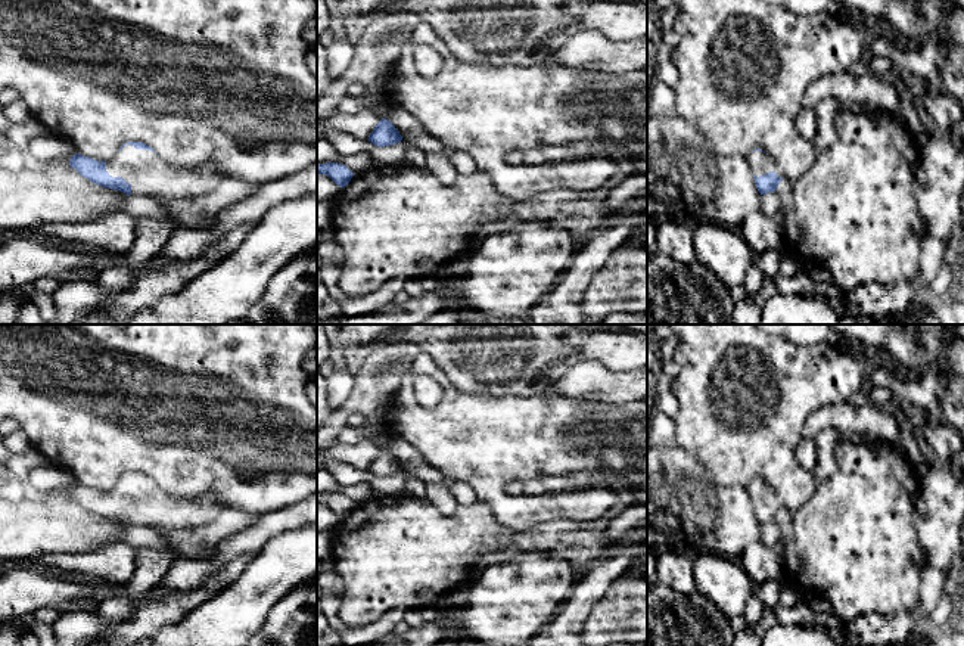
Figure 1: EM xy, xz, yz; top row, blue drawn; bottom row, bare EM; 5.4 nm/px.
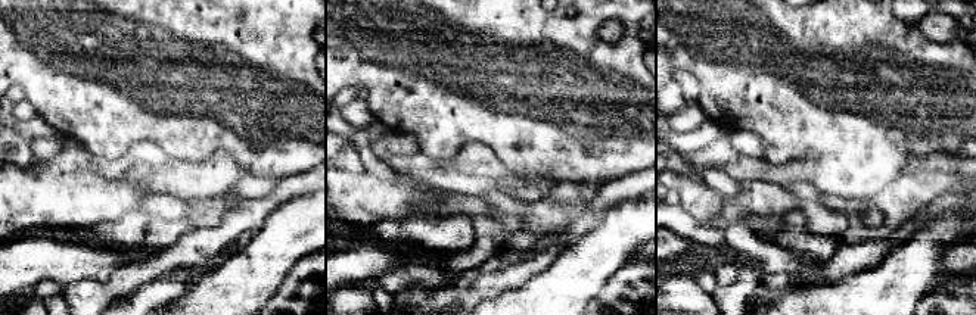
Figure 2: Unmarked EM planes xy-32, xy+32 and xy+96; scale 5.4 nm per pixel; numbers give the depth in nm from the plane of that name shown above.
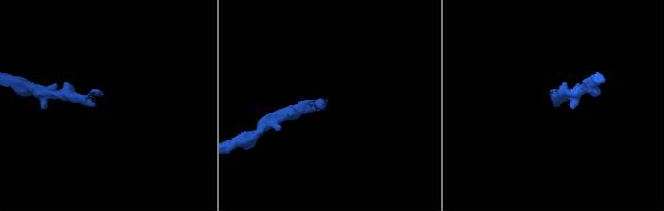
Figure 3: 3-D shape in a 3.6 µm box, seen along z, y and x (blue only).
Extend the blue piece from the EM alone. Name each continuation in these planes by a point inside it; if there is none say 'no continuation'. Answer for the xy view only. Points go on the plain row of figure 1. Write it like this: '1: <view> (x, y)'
1: xy (149, 506)

